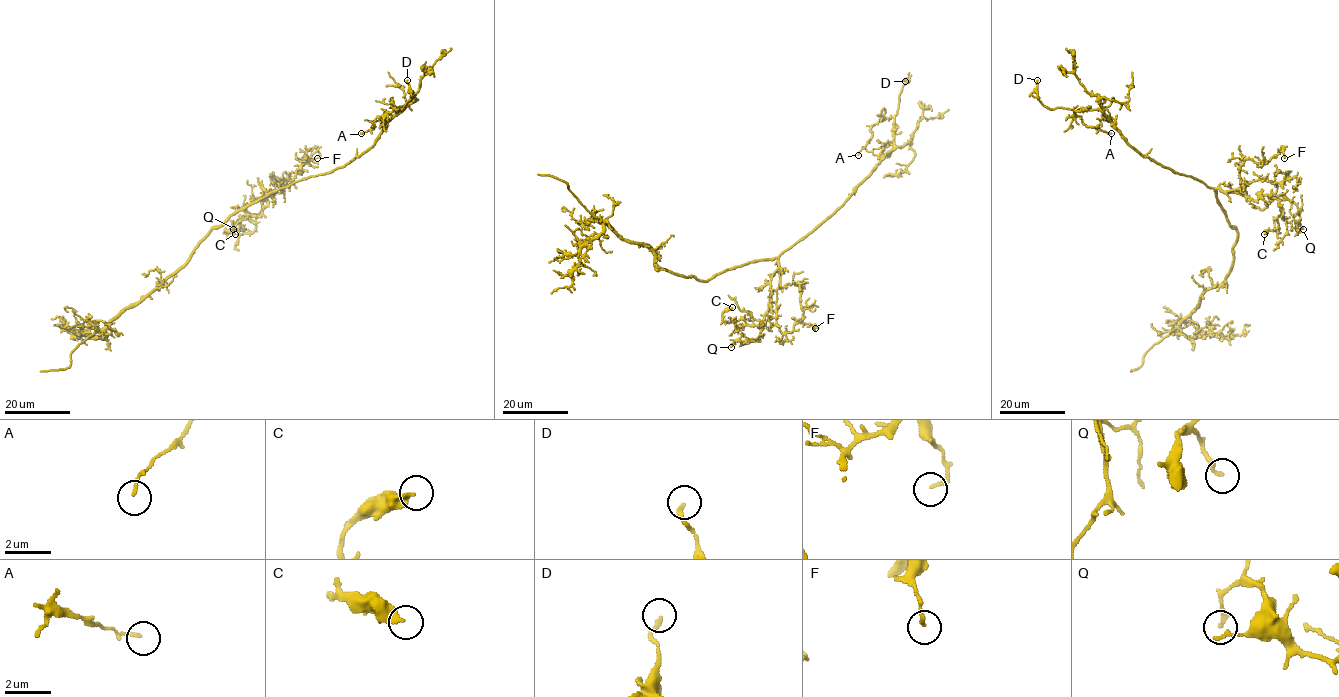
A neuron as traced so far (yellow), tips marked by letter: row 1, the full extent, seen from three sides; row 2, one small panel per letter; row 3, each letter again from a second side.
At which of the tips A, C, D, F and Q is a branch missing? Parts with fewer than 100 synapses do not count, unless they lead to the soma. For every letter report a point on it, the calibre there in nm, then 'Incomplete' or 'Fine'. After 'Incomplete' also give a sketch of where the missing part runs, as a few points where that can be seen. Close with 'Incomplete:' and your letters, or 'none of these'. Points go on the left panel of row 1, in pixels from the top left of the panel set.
A: Place: (361, 133). Thickness 110 nm. Fine
C: Place: (235, 234). Thickness 360 nm. Fine
D: Place: (407, 80). Thickness 160 nm. Fine
F: Place: (317, 158). Thickness 150 nm. Fine
Q: Place: (233, 229). Thickness 220 nm. Fine
Incomplete: none of these

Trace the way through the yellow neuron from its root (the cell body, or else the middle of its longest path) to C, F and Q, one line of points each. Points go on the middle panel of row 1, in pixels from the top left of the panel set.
C: (745, 264), (778, 259), (770, 305), (760, 326), (741, 319), (724, 321), (722, 314), (732, 307)
F: (745, 264), (777, 258), (779, 286), (796, 283), (800, 287), (803, 322), (817, 327), (815, 328)
Q: (745, 264), (778, 259), (778, 268), (770, 281), (770, 305), (760, 325), (759, 341), (735, 341), (731, 347)

